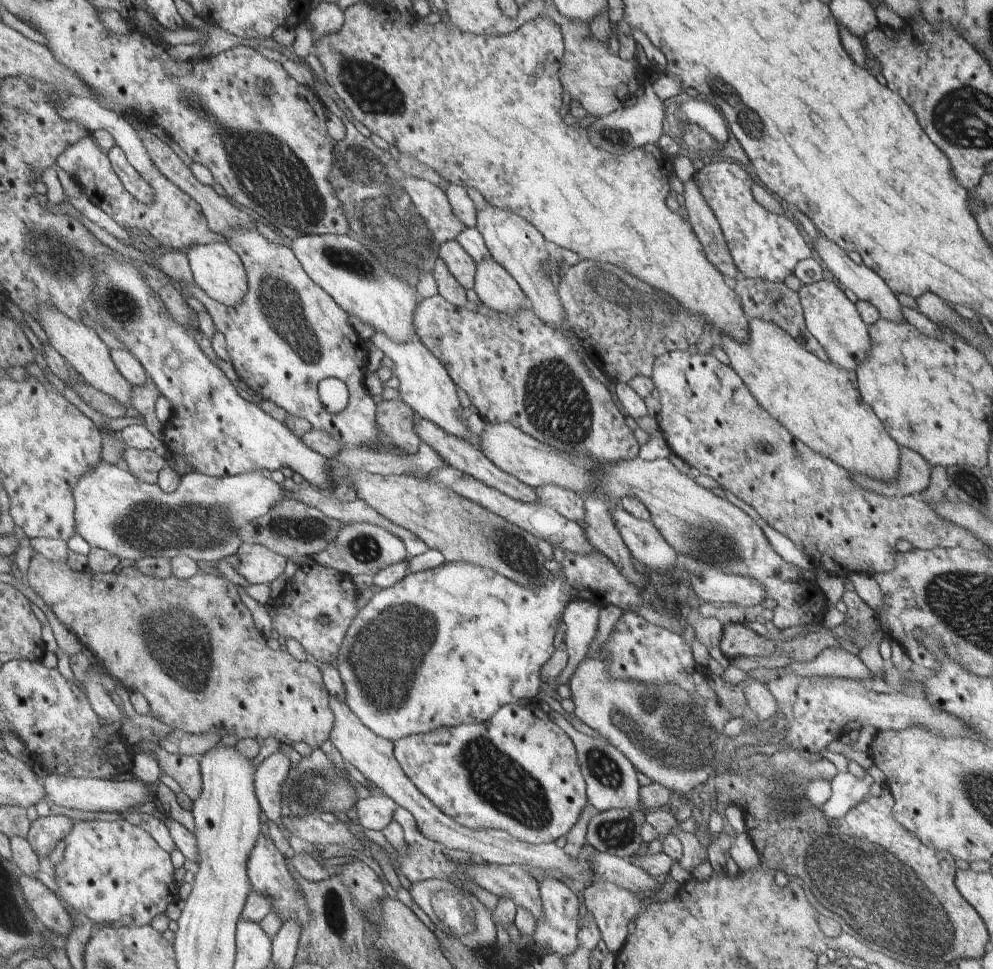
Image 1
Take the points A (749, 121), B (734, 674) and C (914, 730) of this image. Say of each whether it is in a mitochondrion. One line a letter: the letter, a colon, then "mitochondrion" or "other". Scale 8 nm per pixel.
A: mitochondrion
B: other
C: other

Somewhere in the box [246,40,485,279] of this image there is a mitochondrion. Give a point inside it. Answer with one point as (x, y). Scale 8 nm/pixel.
(374, 91)

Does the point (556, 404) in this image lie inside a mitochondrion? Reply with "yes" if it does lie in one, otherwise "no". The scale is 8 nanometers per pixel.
yes

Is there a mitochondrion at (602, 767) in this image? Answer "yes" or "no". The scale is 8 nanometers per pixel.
yes

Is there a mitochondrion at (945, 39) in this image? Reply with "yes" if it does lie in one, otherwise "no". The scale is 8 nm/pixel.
no

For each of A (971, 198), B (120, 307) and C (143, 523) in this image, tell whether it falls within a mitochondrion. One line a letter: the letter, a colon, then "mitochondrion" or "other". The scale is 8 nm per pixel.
A: other
B: mitochondrion
C: mitochondrion

